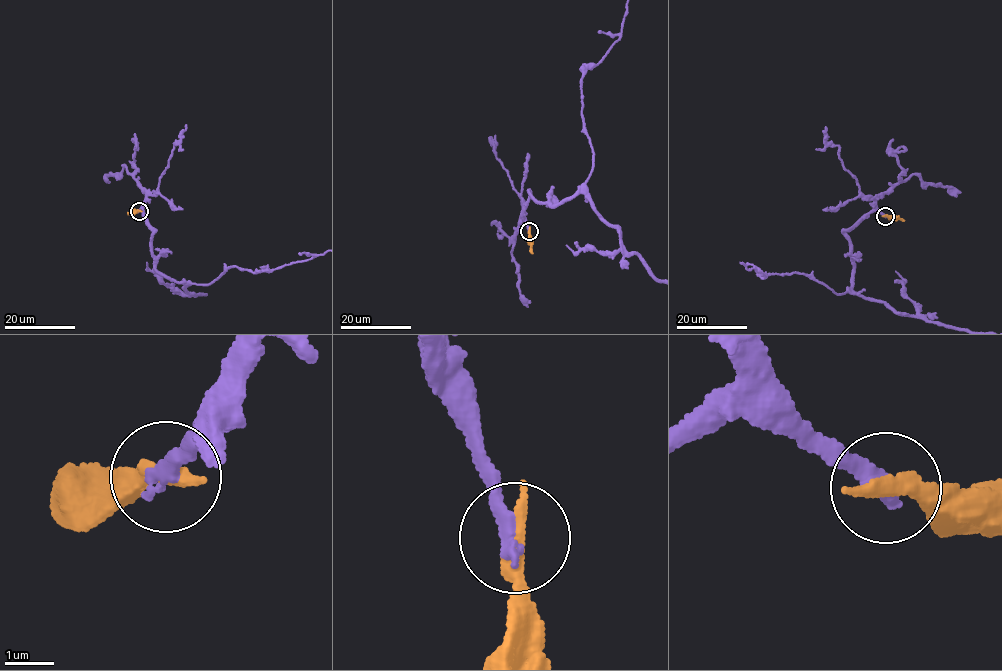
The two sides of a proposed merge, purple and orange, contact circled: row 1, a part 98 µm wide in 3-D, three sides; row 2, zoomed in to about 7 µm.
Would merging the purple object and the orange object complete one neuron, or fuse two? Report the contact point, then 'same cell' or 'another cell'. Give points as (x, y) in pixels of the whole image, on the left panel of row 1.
at (139, 211); another cell

